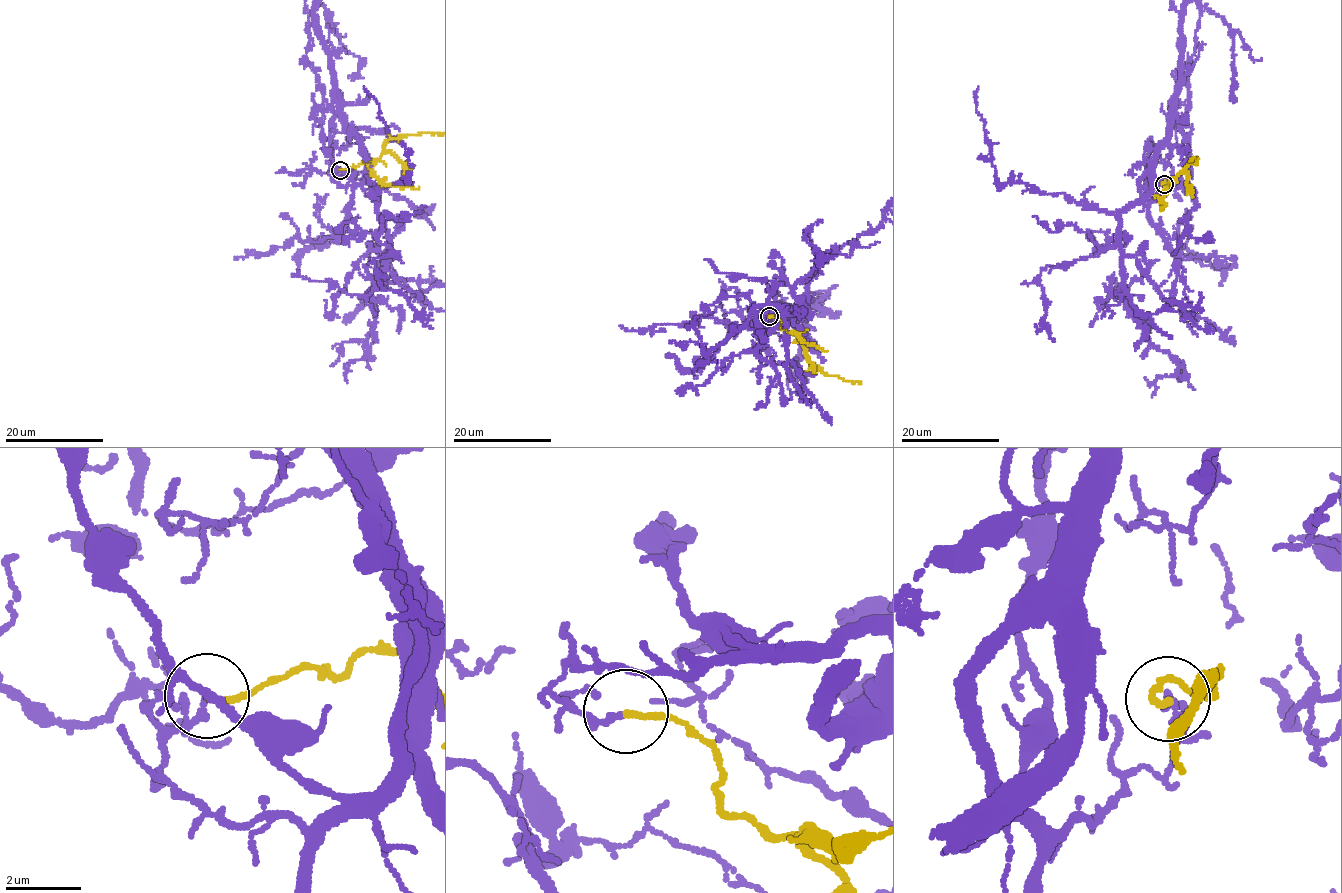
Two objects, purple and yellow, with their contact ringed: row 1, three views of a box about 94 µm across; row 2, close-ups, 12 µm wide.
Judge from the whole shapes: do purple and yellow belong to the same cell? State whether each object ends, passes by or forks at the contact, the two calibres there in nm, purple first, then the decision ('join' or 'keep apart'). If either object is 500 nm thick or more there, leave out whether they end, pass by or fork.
purple passes by; yellow ends there; 110 nm thick on the purple side, 150 nm on the other; keep apart

